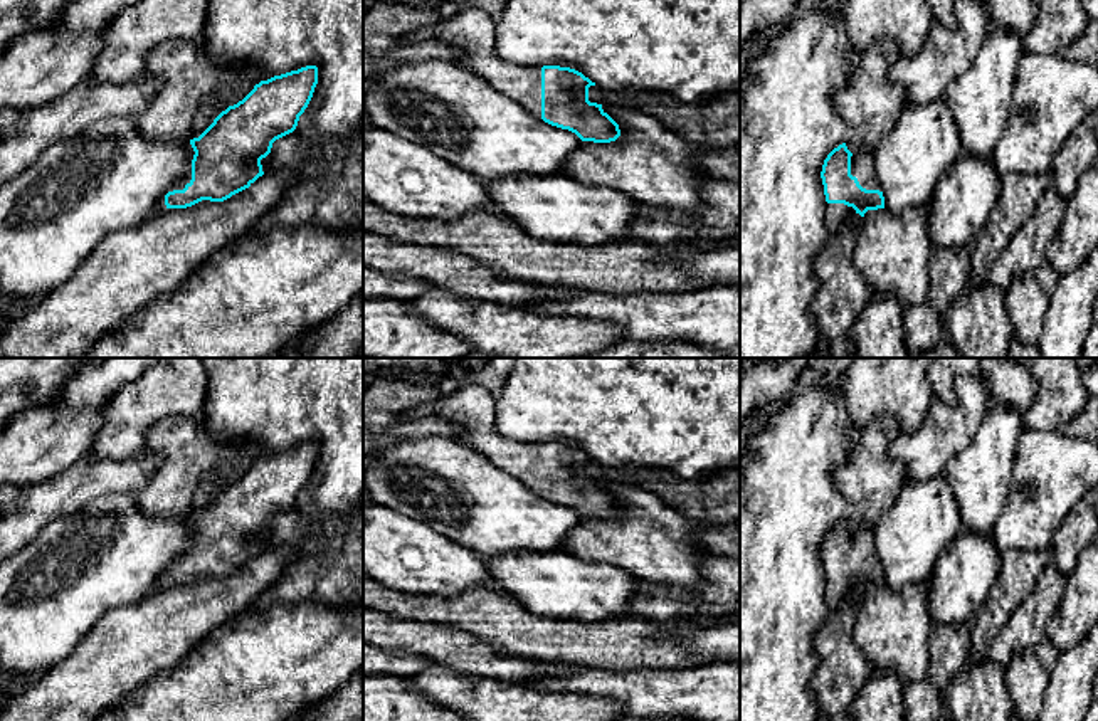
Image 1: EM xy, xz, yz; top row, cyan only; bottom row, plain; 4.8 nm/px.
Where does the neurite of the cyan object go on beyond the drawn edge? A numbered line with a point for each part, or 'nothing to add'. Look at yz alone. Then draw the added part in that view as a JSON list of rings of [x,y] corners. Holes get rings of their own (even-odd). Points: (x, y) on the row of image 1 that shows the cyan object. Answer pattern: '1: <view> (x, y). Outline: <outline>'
1: yz (861, 163). Outline: [[[859,151],[851,156],[851,175],[858,178],[863,188],[883,192],[874,173],[873,151]]]

